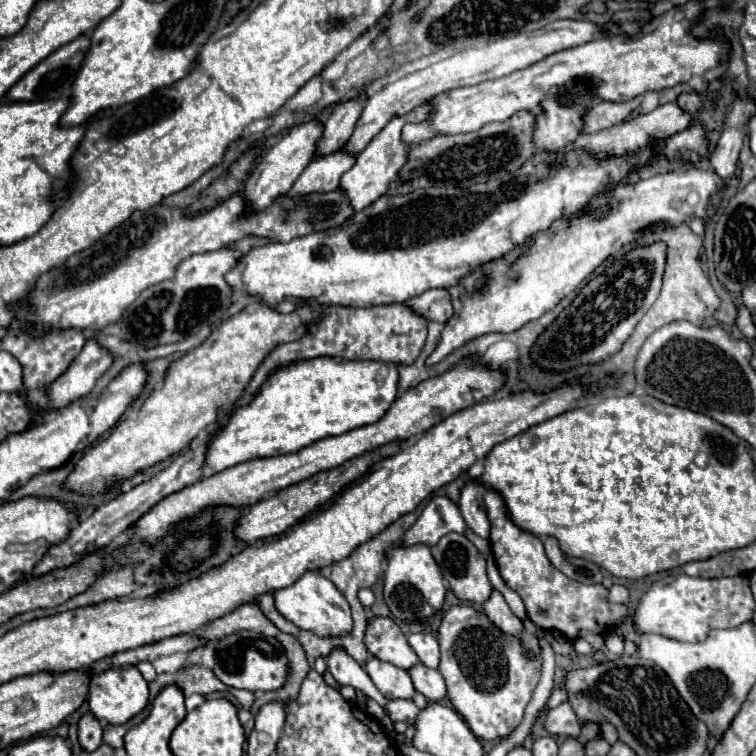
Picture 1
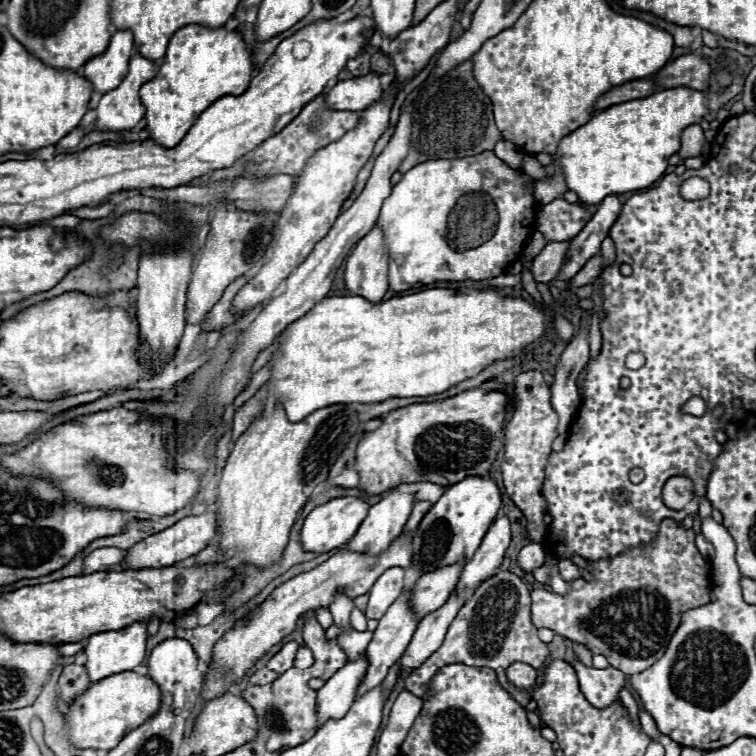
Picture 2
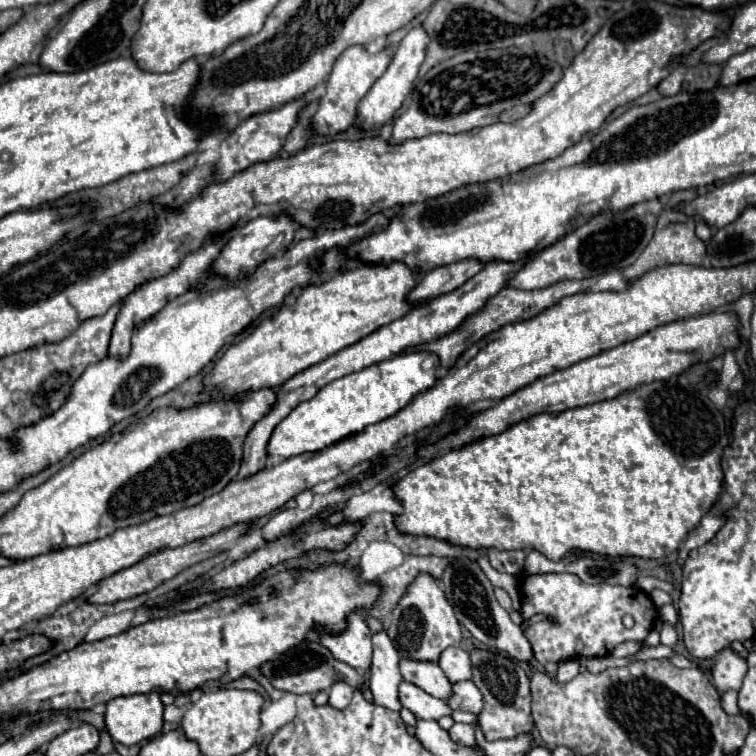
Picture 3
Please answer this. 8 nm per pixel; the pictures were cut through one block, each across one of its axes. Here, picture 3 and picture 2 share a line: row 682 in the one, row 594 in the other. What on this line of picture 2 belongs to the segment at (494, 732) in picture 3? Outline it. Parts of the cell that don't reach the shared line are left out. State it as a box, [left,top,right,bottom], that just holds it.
[406,572,548,706]

